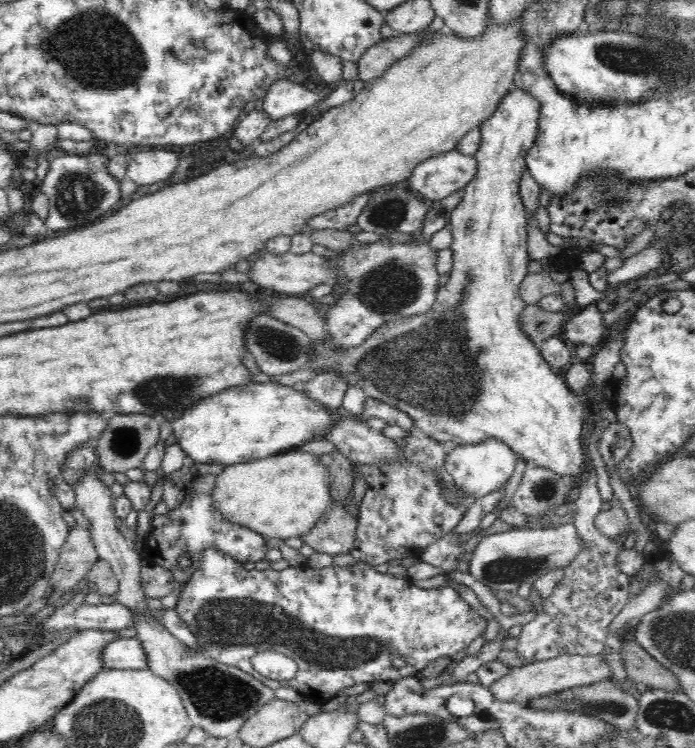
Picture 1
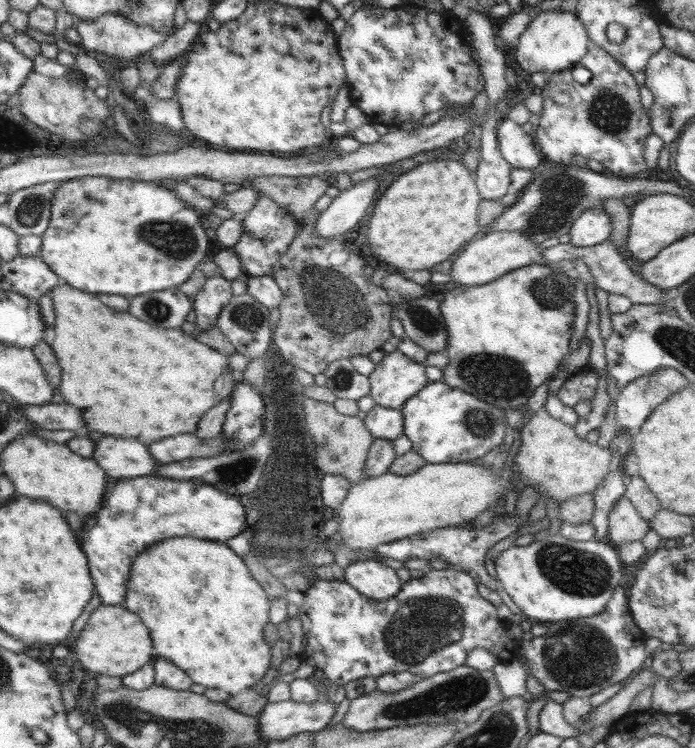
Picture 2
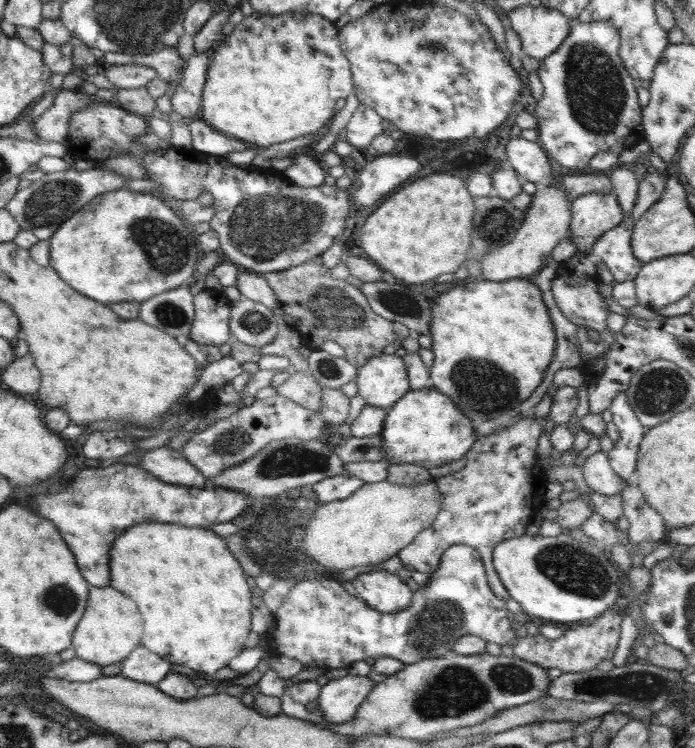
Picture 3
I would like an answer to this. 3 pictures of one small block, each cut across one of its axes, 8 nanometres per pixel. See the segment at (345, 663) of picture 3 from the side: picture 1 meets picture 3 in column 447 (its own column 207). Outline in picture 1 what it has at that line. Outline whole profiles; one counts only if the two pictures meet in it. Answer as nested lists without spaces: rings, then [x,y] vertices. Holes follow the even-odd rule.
[[[206,548],[200,550],[200,558],[195,562],[195,569],[192,576],[184,582],[184,588],[179,594],[177,605],[175,609],[179,617],[186,622],[188,628],[195,634],[197,638],[198,649],[206,653],[206,655],[218,662],[225,665],[237,666],[240,670],[244,670],[251,674],[256,680],[263,682],[266,686],[276,690],[285,685],[285,682],[278,680],[270,680],[262,674],[258,673],[251,663],[252,657],[260,650],[273,650],[280,652],[295,660],[299,665],[299,670],[294,680],[286,683],[286,686],[295,688],[305,698],[314,700],[316,704],[328,702],[331,698],[335,697],[340,690],[350,688],[354,684],[368,683],[376,680],[384,680],[384,682],[406,678],[406,676],[417,676],[422,668],[430,664],[433,660],[438,660],[440,657],[452,657],[458,654],[461,650],[466,650],[468,645],[478,636],[484,634],[486,630],[486,623],[488,620],[484,619],[478,611],[468,602],[464,601],[458,591],[450,586],[439,586],[437,588],[422,589],[415,586],[413,580],[408,576],[393,576],[390,573],[380,573],[374,569],[374,565],[368,562],[357,561],[356,564],[349,567],[329,567],[312,568],[308,565],[302,564],[299,567],[288,567],[284,570],[274,570],[272,568],[266,570],[246,570],[241,562],[235,561],[229,554],[224,553],[222,550],[215,548]],[[398,653],[404,655],[406,659],[406,666],[404,668],[394,668],[391,663],[391,654]]]

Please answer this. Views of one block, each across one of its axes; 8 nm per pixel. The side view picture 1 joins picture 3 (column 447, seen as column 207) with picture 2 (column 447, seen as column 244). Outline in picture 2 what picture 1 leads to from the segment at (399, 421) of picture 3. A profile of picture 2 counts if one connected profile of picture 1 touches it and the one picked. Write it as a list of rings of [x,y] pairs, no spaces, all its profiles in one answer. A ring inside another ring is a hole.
[[[442,381],[426,384],[422,391],[404,403],[401,412],[404,419],[403,435],[410,440],[411,450],[432,464],[489,459],[504,442],[508,426],[504,410],[447,386]]]

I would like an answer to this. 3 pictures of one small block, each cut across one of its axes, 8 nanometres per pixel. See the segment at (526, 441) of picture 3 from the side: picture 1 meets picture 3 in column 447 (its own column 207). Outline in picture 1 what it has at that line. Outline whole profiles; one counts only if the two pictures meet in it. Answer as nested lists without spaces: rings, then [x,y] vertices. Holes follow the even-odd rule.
[[[207,474],[197,475],[191,482],[190,488],[182,490],[180,504],[165,514],[154,515],[152,518],[152,531],[146,535],[143,542],[153,550],[144,550],[142,558],[148,558],[152,564],[162,566],[172,572],[178,584],[182,584],[192,576],[195,566],[184,570],[178,565],[178,557],[188,553],[194,562],[200,558],[206,548],[215,548],[229,554],[235,561],[266,560],[269,547],[264,537],[254,533],[248,528],[236,525],[221,516],[220,511],[213,505],[213,490],[215,489],[215,476]]]

